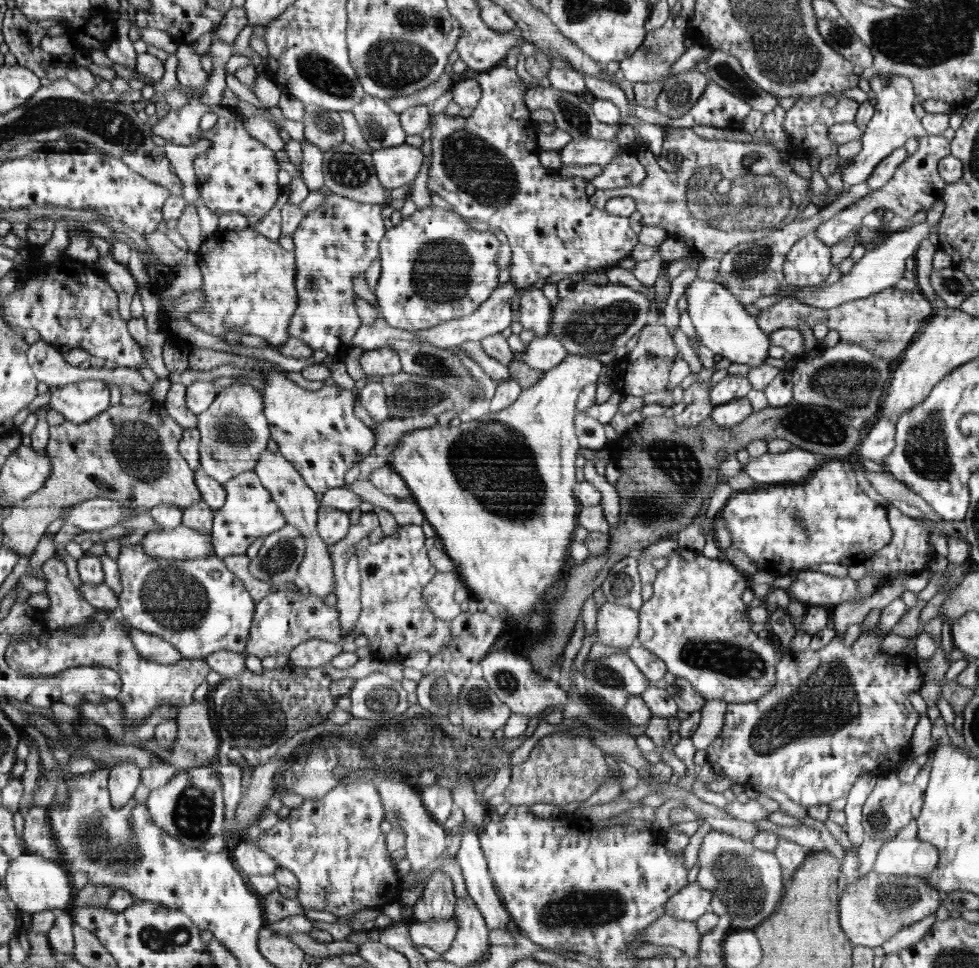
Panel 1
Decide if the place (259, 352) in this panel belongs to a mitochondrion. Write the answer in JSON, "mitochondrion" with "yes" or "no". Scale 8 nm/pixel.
{"mitochondrion":"no"}

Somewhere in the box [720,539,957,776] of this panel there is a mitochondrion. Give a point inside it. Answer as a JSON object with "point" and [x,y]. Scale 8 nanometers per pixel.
{"point":[825,703]}

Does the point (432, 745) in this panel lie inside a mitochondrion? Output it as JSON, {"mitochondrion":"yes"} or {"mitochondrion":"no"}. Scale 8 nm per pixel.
{"mitochondrion":"yes"}

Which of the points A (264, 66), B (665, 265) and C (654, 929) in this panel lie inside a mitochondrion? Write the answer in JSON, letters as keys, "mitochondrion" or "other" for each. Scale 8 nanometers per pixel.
{"A":"other","B":"other","C":"other"}

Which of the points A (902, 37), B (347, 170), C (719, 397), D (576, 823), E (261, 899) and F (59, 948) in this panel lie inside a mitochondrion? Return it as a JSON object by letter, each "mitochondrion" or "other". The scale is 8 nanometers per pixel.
{"A":"mitochondrion","B":"mitochondrion","C":"other","D":"other","E":"other","F":"other"}

